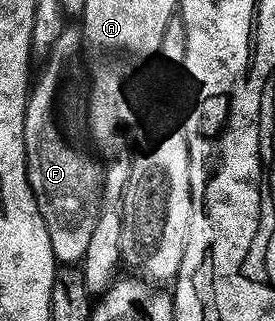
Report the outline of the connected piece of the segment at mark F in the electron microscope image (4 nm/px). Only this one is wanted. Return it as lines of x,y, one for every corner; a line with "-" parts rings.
66,27
62,36
55,42
54,48
50,50
49,57
44,61
45,69
41,77
34,79
31,84
29,99
25,101
25,167
29,173
29,185
37,199
37,205
41,211
43,222
47,226
47,234
51,242
54,261
65,266
80,265
81,260
87,254
87,246
91,243
91,233
95,231
95,222
99,218
101,199
103,198
103,180
105,178
105,160
97,157
93,144
89,141
89,100
91,104
91,76
87,71
86,61
83,59
83,37
76,27

